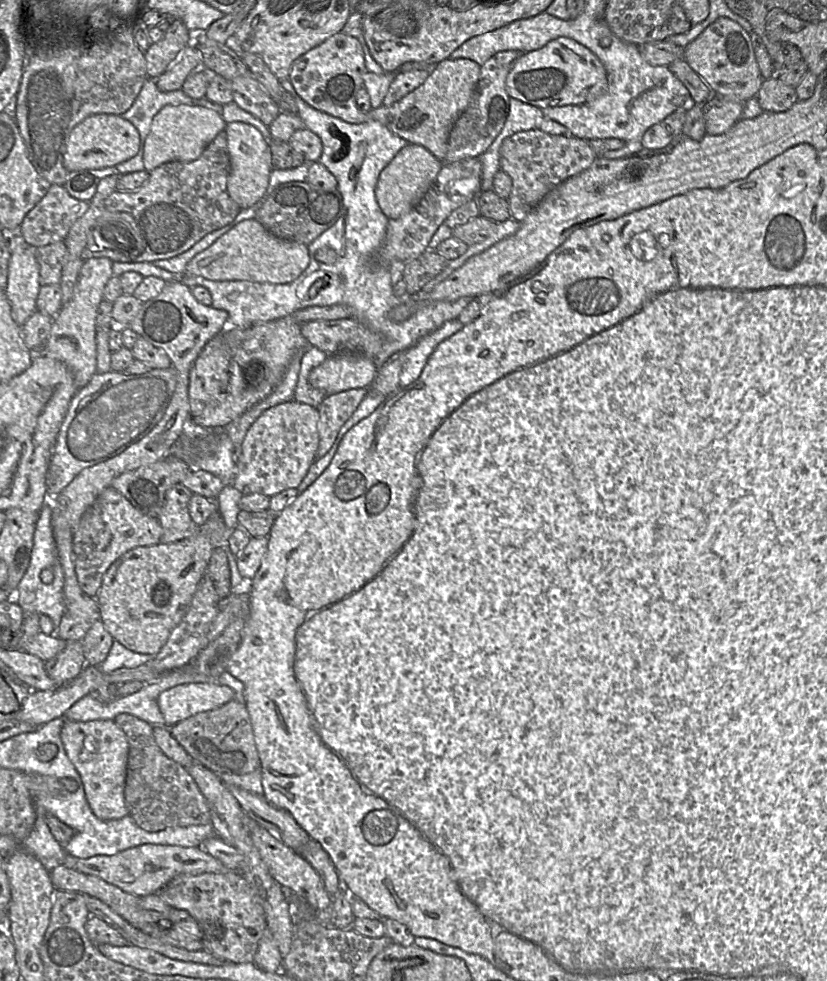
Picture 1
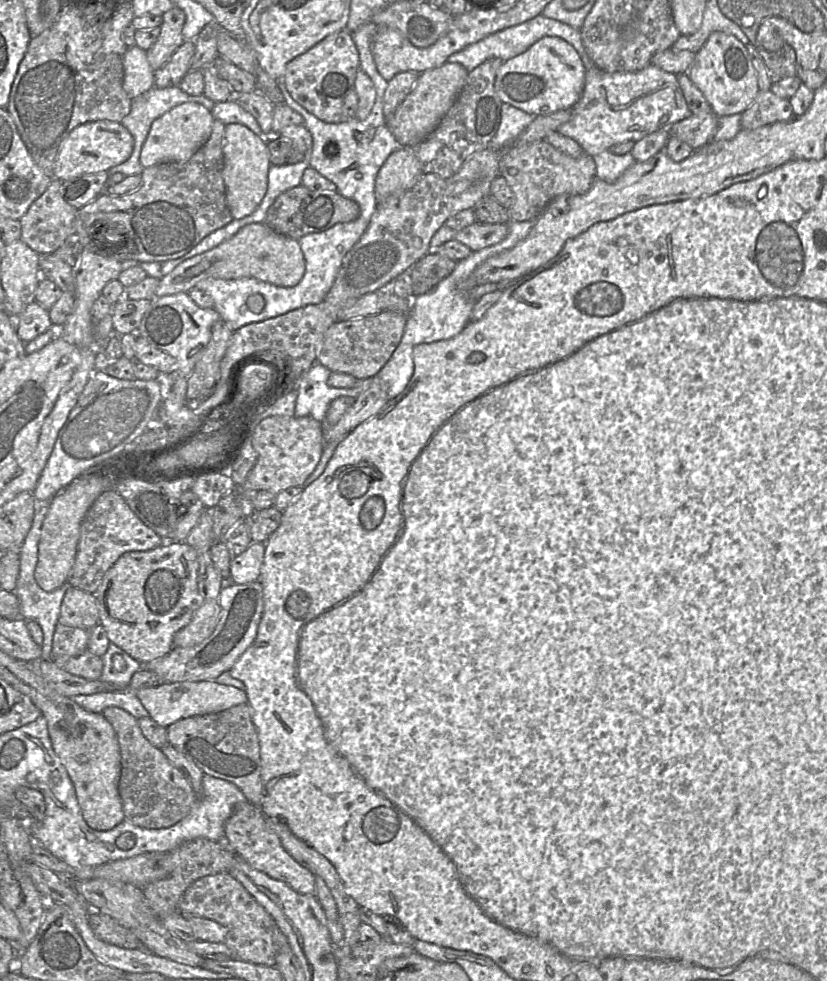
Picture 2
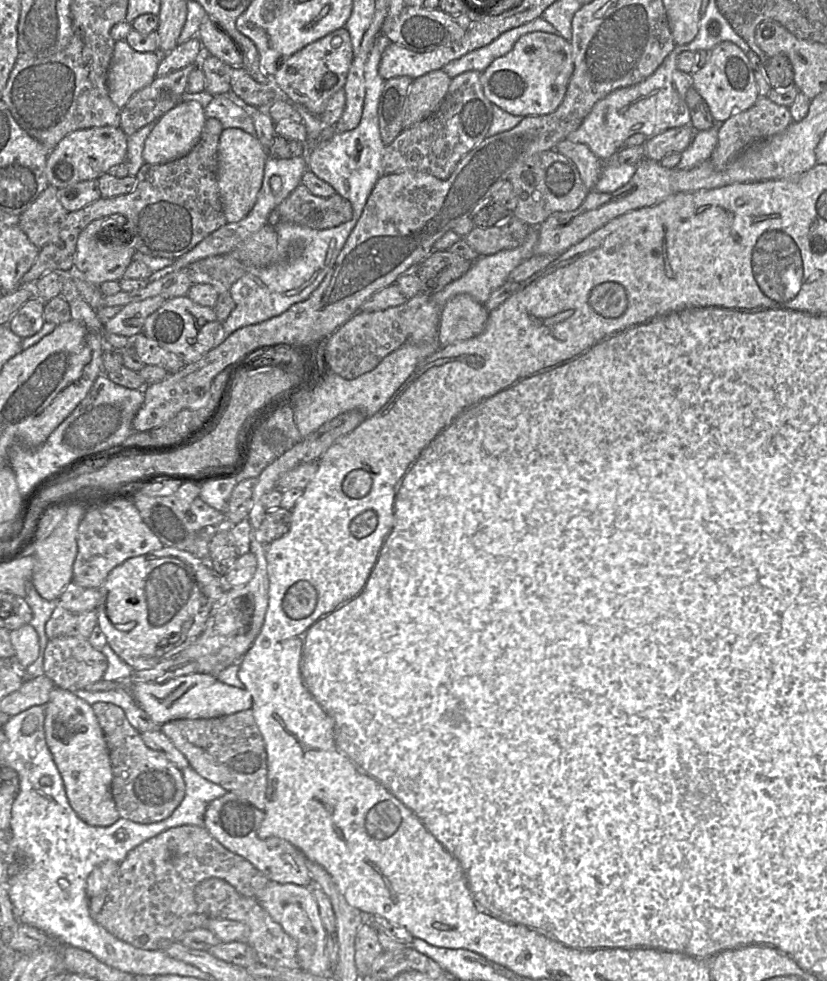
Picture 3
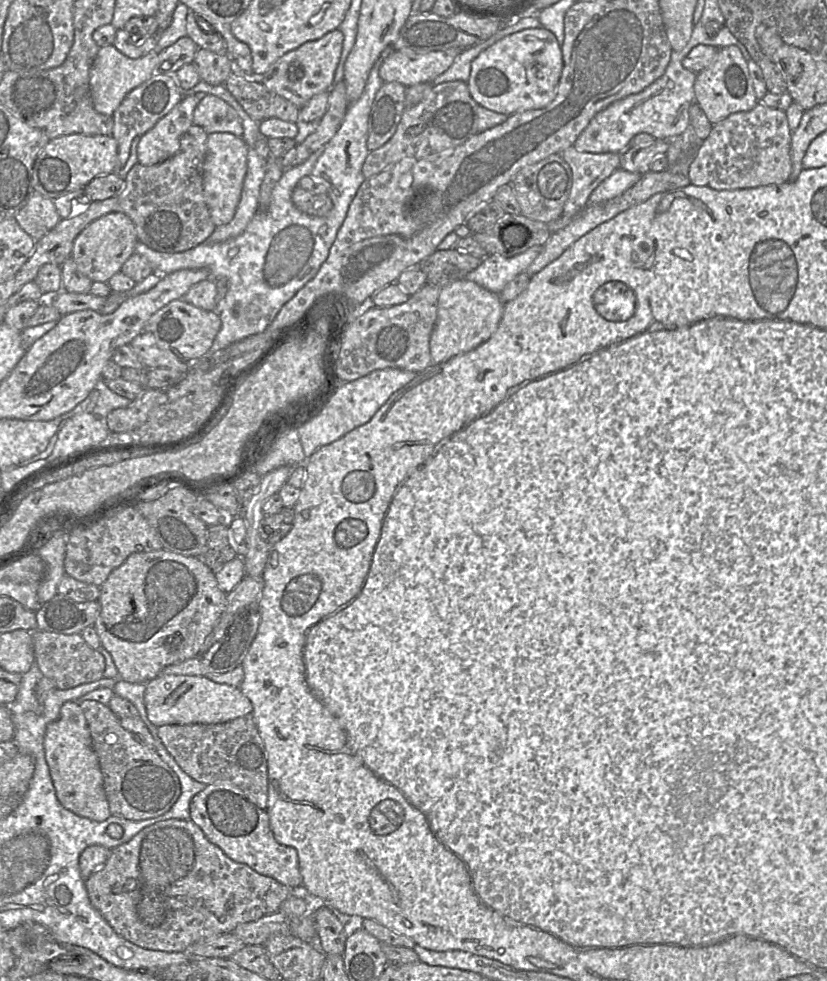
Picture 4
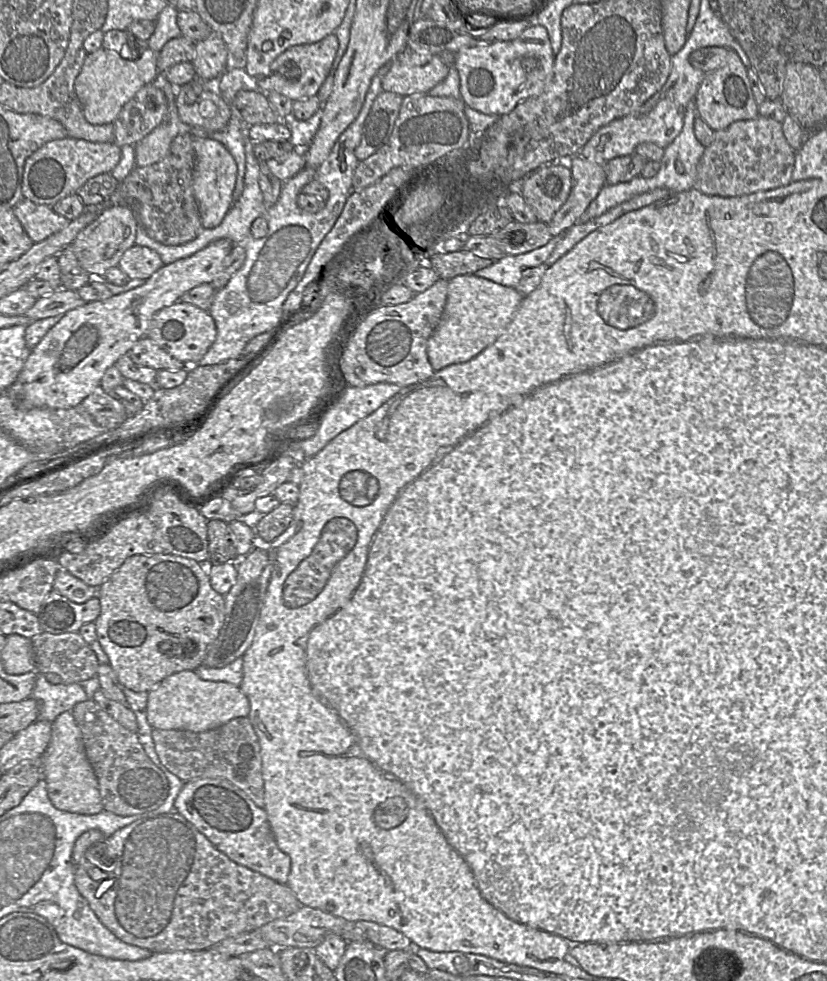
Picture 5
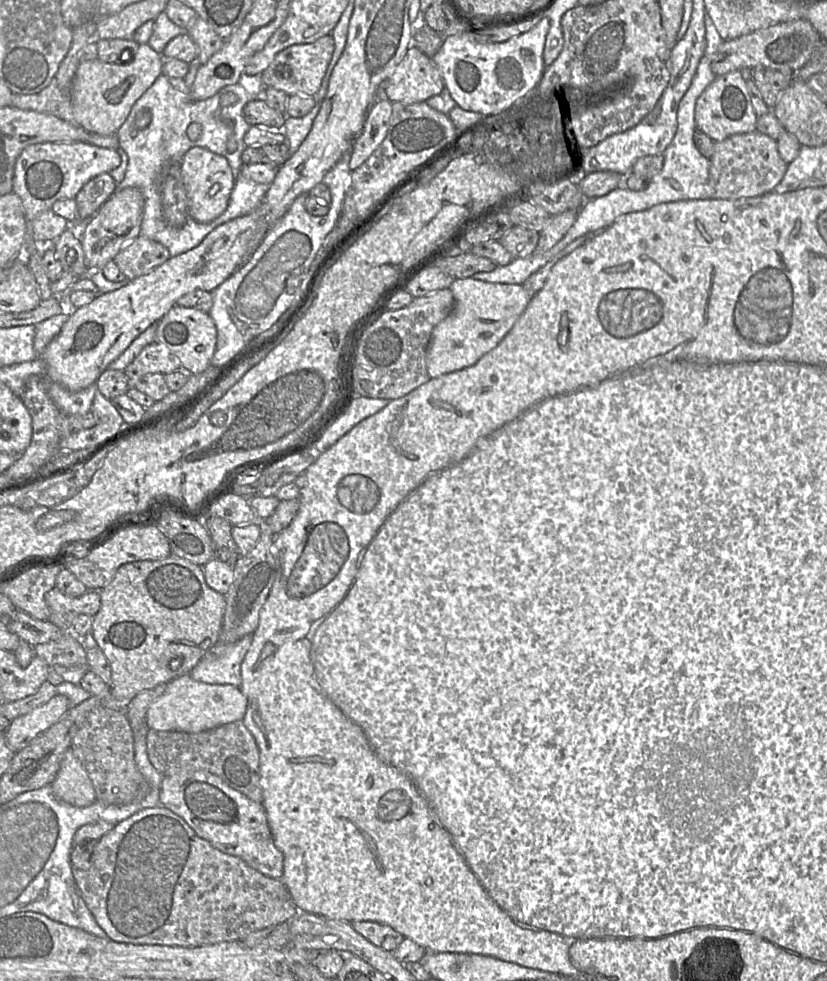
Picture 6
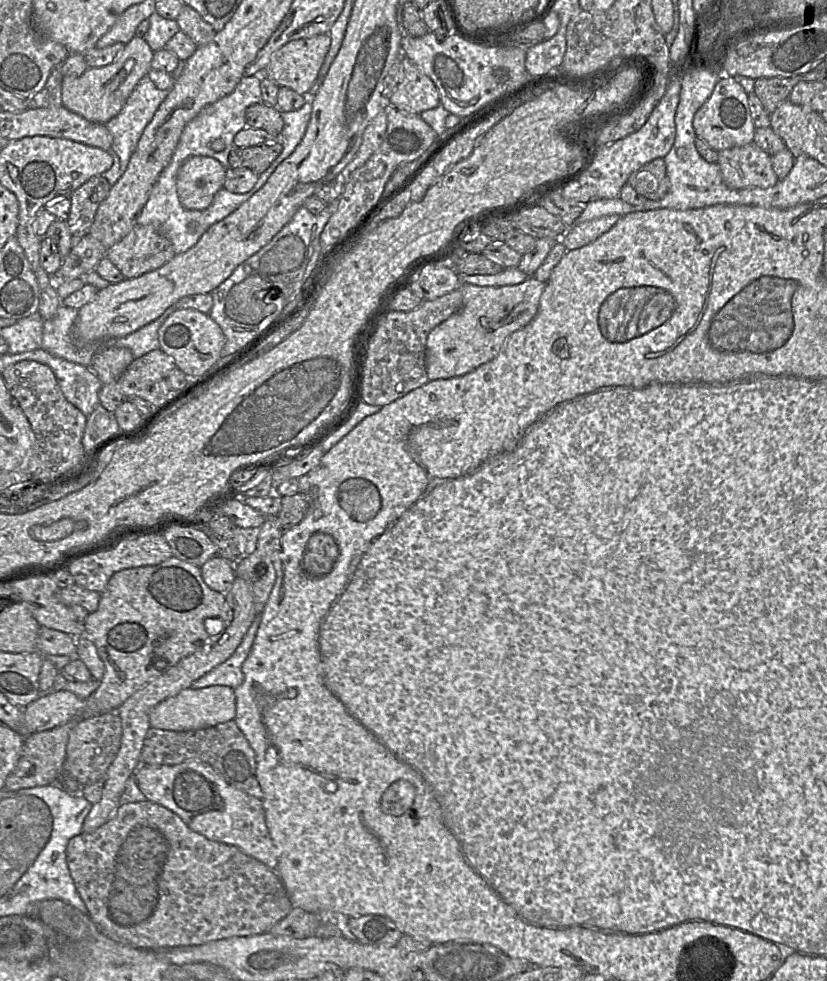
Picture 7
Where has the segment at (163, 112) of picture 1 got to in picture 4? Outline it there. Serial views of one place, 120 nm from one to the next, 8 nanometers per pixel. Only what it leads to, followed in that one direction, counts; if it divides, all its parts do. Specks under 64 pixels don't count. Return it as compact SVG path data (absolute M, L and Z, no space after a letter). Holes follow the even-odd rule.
M206 93L188 94L173 109L161 118L149 131L140 138L137 147L138 163L142 165L155 165L171 158L180 147L183 134L193 125L193 114L200 98Z

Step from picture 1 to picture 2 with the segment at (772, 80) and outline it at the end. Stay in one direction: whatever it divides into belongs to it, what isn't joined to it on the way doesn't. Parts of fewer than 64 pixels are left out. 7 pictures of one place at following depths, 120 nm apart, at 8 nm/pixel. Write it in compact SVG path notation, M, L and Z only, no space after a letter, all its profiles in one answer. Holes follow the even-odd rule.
M759 91L752 104L741 113L740 126L753 130L775 122L785 122L793 117L789 99L783 99L768 91Z

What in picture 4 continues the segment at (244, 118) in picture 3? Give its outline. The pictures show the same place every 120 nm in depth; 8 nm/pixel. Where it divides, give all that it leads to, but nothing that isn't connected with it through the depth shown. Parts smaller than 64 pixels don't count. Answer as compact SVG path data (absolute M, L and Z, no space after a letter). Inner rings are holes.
M206 94L193 114L193 124L202 127L209 135L228 132L243 137L243 126L237 112L221 98Z

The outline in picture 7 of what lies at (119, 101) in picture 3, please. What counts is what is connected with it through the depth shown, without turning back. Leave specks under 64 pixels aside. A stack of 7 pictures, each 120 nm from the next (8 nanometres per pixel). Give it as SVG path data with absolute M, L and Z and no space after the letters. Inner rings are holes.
M134 36L111 64L88 68L80 76L64 77L62 105L89 121L106 124L121 111L136 85L147 76L154 53L144 37Z

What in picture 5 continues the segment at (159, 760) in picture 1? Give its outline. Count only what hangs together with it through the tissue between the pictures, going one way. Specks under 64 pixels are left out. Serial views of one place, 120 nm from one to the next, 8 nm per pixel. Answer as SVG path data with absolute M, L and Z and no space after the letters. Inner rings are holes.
M94 700L76 704L71 713L80 729L87 759L97 777L104 810L119 816L156 810L169 793L169 782L146 755L137 733L120 725Z

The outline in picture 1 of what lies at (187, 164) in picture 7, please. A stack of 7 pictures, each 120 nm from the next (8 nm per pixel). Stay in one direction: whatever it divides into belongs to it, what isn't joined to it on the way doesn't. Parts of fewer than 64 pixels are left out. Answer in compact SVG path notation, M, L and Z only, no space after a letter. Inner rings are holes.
M243 122L228 123L224 131L230 155L227 191L242 210L247 209L261 199L269 184L272 170L269 141L255 127Z

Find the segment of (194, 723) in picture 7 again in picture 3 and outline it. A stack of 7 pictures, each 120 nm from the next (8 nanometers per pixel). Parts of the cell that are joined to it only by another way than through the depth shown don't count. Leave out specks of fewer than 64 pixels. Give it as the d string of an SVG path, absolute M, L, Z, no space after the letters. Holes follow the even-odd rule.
M207 673L185 675L162 683L130 684L128 691L157 724L178 719L216 718L252 709L252 697L248 691L226 685Z

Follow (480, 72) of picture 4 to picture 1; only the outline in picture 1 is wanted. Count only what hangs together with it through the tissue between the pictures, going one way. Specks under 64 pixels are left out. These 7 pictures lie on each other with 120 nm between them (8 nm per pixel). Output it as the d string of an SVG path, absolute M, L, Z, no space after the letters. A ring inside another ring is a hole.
M565 37L550 41L539 50L524 53L506 78L510 98L540 109L591 102L607 91L606 70L589 49Z

